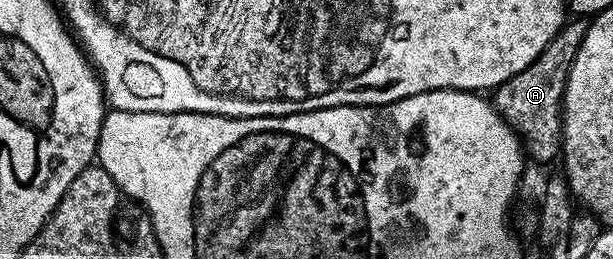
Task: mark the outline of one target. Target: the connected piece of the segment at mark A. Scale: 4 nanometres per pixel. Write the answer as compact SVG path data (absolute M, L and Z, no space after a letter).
M575 17L564 23L563 27L541 49L537 61L521 73L509 77L500 87L494 88L493 106L495 112L503 116L504 121L512 127L519 136L524 152L531 155L539 163L551 163L560 158L563 145L563 94L567 84L567 74L577 57L577 49L581 49L581 41L585 41L588 20Z

